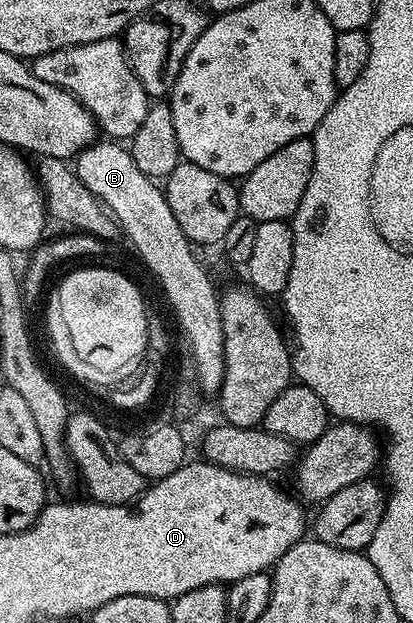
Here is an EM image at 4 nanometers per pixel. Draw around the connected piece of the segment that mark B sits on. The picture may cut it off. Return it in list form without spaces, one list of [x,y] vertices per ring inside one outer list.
[[[95,141],[75,157],[79,181],[83,181],[85,188],[117,220],[118,228],[133,242],[146,269],[165,290],[165,299],[181,326],[180,334],[189,338],[187,351],[193,358],[200,390],[206,396],[216,396],[223,385],[225,372],[225,338],[218,288],[213,288],[212,277],[205,272],[199,256],[192,252],[193,244],[183,229],[179,229],[179,221],[175,221],[175,213],[171,213],[171,205],[167,205],[164,190],[141,172],[139,165],[135,165],[133,154],[120,142],[101,142]]]

